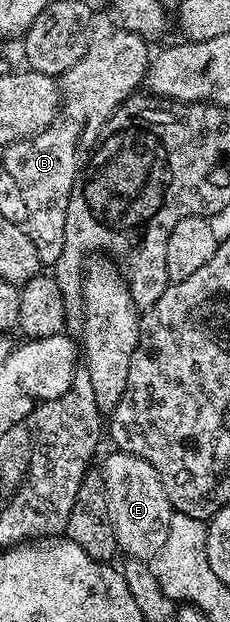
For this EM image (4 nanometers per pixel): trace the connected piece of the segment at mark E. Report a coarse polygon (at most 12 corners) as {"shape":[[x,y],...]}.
{"shape":[[144,458],[100,465],[119,549],[153,561],[174,509]]}

